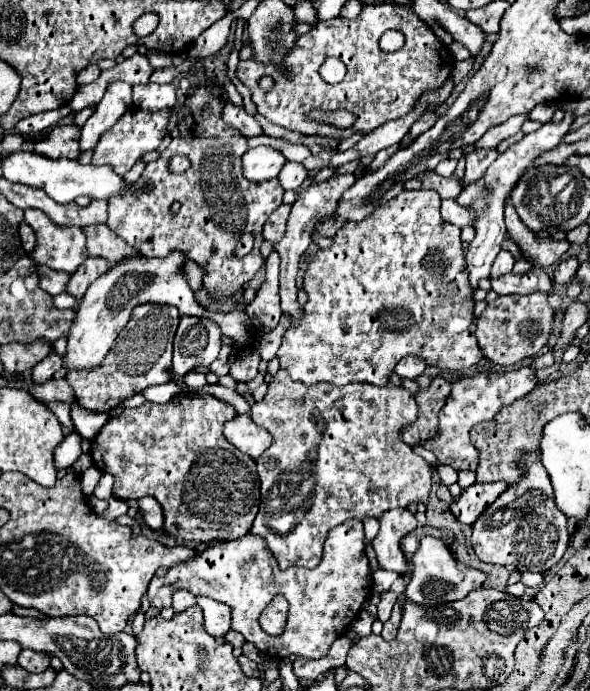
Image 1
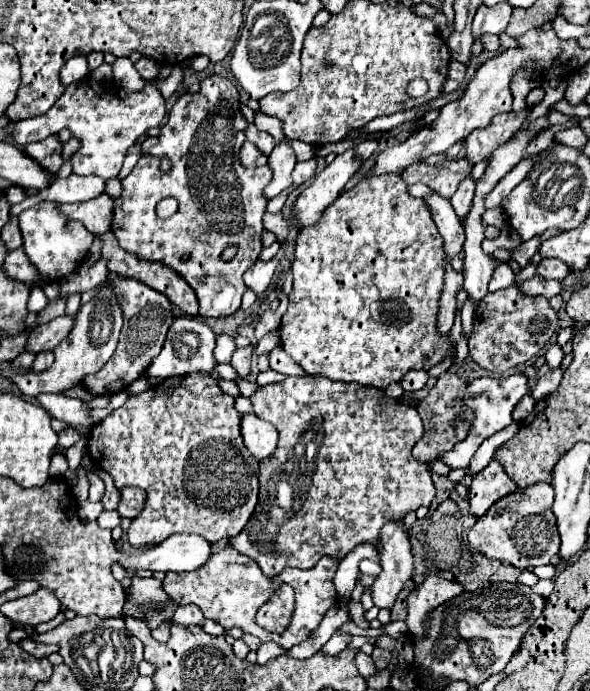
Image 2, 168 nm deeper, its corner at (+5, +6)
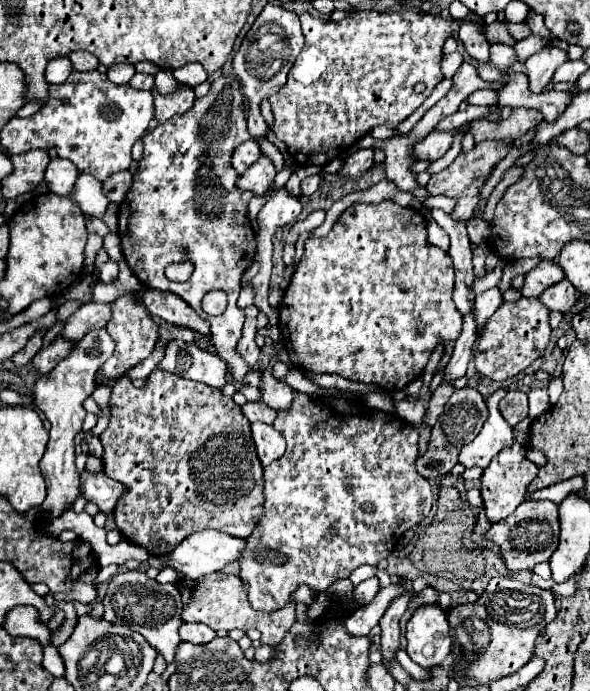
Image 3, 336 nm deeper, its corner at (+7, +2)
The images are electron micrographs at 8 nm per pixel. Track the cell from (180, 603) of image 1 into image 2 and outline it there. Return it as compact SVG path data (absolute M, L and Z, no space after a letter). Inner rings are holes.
M179 605L177 611L175 611L173 621L177 625L185 625L187 627L187 625L203 625L205 617L203 617L201 609L195 607L195 605Z

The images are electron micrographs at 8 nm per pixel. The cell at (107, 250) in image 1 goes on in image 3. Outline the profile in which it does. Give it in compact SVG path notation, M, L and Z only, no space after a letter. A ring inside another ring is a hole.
M141 289L141 297L145 299L143 303L147 303L147 311L151 311L151 315L157 315L173 325L183 325L189 329L195 329L203 335L209 335L209 323L205 319L201 319L189 303L185 303L183 299L179 299L179 295L171 293L171 291L159 291L159 289Z

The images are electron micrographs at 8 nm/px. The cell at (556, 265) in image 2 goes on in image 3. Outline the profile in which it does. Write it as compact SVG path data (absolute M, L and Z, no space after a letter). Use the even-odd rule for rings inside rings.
M541 261L533 271L525 275L525 285L521 289L523 297L537 297L545 287L555 285L565 279L563 269L555 261Z

